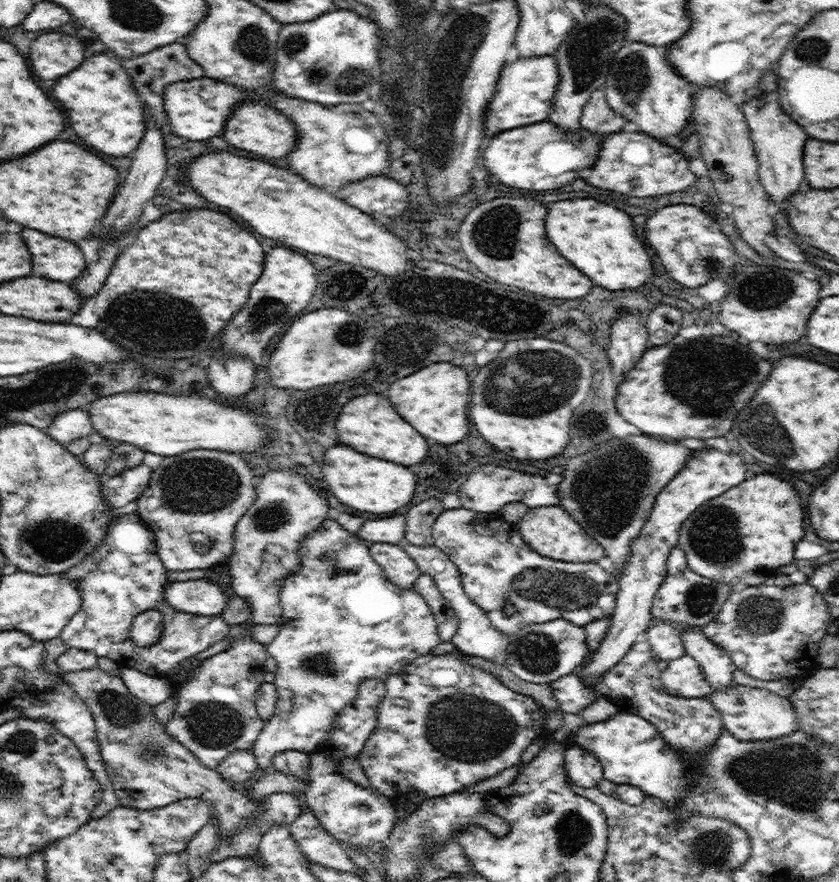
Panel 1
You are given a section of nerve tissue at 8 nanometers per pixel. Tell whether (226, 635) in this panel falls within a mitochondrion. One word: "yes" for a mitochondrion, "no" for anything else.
no

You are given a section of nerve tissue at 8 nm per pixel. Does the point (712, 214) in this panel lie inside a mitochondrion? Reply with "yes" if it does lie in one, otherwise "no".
no

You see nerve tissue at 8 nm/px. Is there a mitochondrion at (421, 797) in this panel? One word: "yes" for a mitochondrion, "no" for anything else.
no

